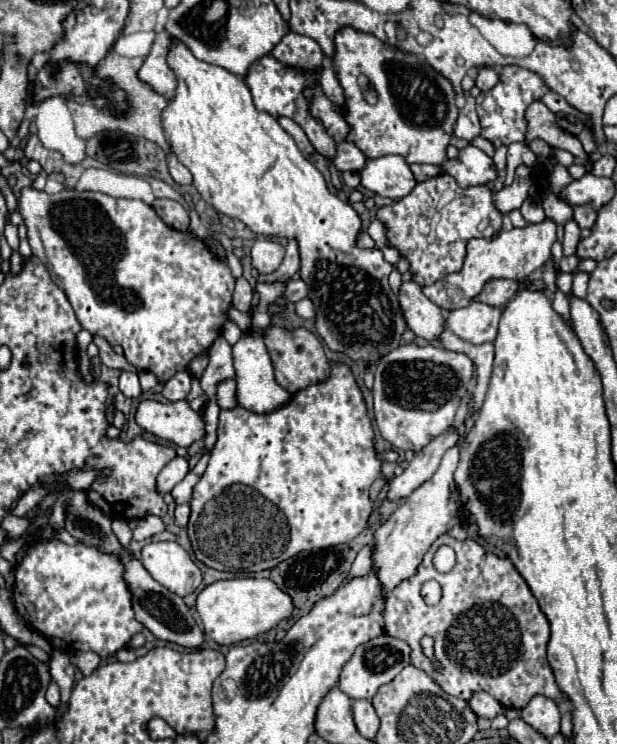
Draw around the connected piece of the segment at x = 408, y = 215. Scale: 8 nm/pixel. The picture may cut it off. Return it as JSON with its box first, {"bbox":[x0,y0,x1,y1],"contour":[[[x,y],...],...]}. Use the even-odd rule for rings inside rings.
{"bbox":[377,174,503,286],"contour":[[[439,174],[419,182],[405,198],[381,206],[377,220],[385,224],[387,246],[397,248],[401,256],[409,260],[413,282],[427,286],[441,280],[445,274],[459,272],[469,238],[489,238],[491,232],[499,232],[503,214],[495,208],[493,192],[487,186],[459,188],[449,174]],[[445,192],[451,192],[451,200]]]}

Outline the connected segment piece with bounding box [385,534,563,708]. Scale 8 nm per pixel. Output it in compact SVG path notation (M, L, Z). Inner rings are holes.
M441 534L433 542L417 574L397 584L391 596L387 594L385 632L411 644L411 664L427 672L447 694L469 700L473 692L485 690L505 708L523 708L537 694L555 702L563 700L545 652L549 620L541 612L537 598L509 558L485 552L471 538L455 540L449 534ZM441 544L449 544L457 552L457 564L445 574L433 568L433 554ZM431 578L443 586L443 598L435 606L427 606L421 598L421 586ZM423 636L433 638L435 656L443 662L443 672L437 672L423 654L419 646Z

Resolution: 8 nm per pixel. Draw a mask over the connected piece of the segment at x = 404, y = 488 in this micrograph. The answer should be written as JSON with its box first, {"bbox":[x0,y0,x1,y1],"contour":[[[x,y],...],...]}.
{"bbox":[387,428,457,500],"contour":[[[449,428],[447,432],[443,432],[443,436],[437,436],[423,450],[415,452],[415,458],[409,462],[409,468],[405,468],[401,476],[395,476],[395,480],[391,480],[387,498],[389,500],[407,498],[415,488],[419,488],[435,474],[445,450],[455,444],[457,444],[457,432]]]}

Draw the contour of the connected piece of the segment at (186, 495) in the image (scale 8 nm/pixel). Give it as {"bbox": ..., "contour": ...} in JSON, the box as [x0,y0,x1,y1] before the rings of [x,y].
{"bbox":[171,448,209,504],"contour":[[[207,448],[203,450],[199,462],[195,464],[195,468],[189,470],[189,474],[171,490],[171,496],[175,500],[175,504],[187,504],[191,500],[191,492],[193,492],[193,486],[197,484],[199,476],[205,472],[205,466],[207,466],[207,460],[209,460],[209,452]]]}

